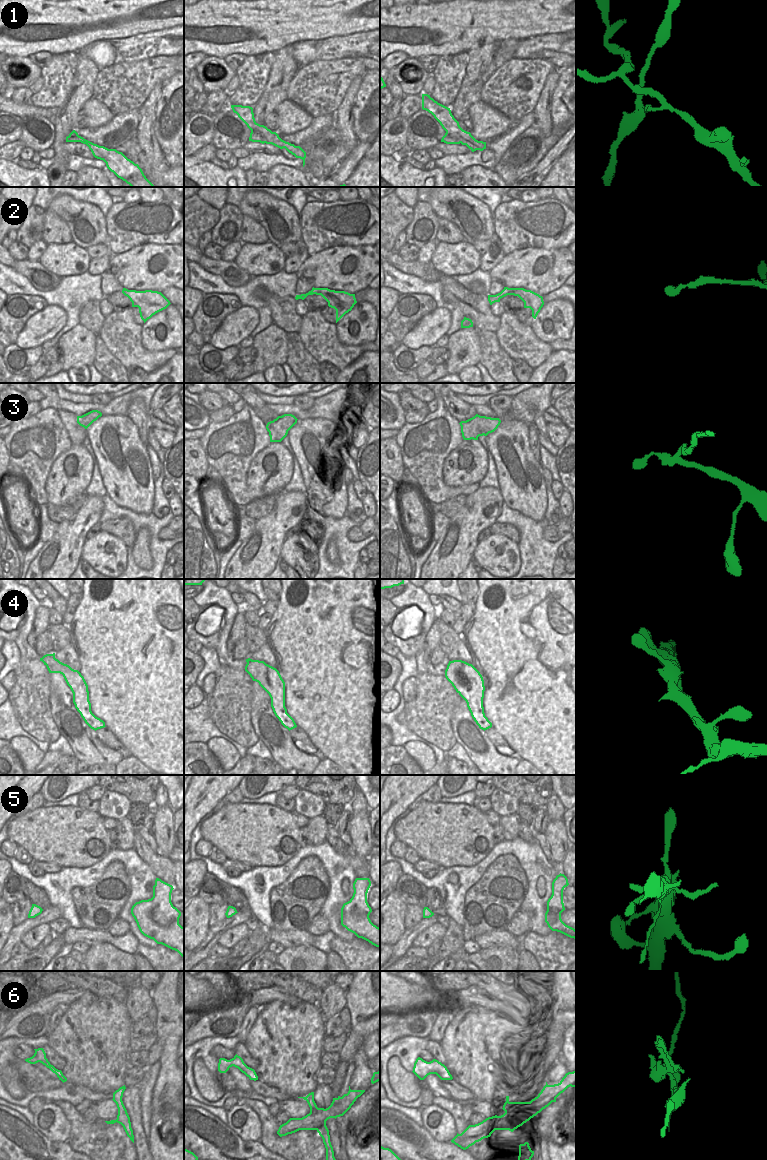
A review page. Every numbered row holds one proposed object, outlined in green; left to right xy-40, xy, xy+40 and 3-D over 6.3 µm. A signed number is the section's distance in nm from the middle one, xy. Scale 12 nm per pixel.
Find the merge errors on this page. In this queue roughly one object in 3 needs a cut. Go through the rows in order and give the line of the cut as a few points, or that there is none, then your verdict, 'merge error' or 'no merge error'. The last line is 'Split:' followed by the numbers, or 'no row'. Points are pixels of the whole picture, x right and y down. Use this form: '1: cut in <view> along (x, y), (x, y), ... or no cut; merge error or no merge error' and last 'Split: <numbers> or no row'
1: cut in xy along (251, 131), (260, 133), (266, 142); merge error
2: no cut; no merge error
3: cut in xy along (273, 421), (273, 427), (269, 430), (270, 437); merge error
4: no cut; no merge error
5: no cut; no merge error
6: cut in xy along (325, 1123), (316, 1129); merge error
Split: 1, 3, 6

